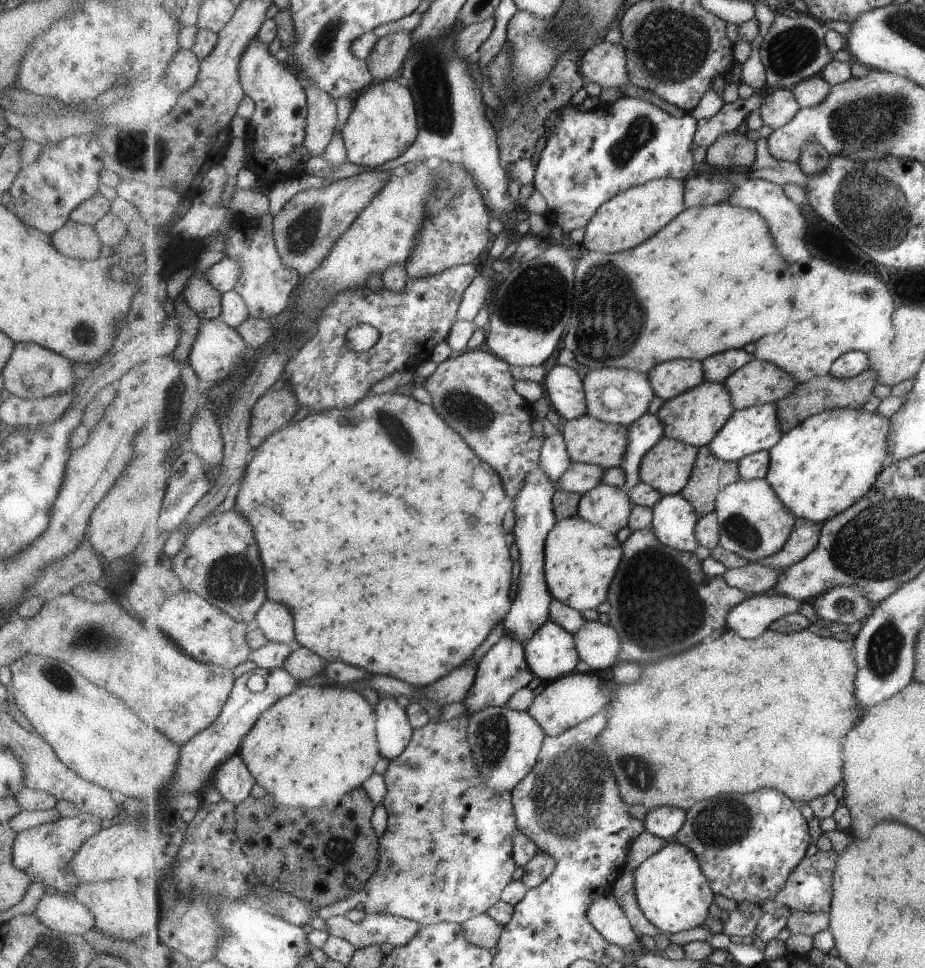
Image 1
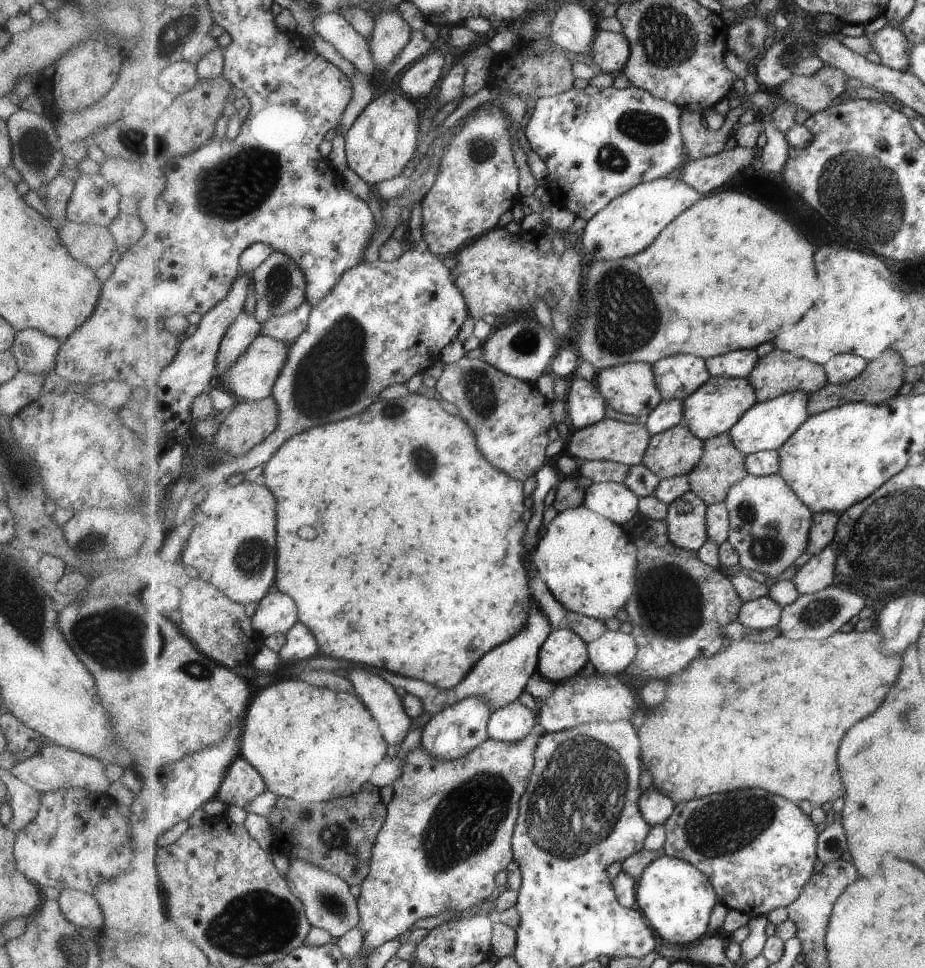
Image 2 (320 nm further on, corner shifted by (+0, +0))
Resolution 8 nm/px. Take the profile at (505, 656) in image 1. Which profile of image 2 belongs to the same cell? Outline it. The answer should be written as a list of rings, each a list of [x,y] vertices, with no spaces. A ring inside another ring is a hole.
[[[469,697],[455,703],[441,713],[432,716],[432,719],[425,724],[422,747],[431,753],[431,756],[439,757],[444,761],[463,758],[490,738],[488,724],[492,712],[492,707],[483,697]]]

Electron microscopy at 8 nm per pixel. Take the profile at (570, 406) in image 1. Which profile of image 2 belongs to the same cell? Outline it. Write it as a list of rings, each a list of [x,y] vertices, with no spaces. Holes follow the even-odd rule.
[[[575,379],[565,398],[570,422],[577,429],[593,426],[605,419],[606,397],[599,390],[596,380]]]

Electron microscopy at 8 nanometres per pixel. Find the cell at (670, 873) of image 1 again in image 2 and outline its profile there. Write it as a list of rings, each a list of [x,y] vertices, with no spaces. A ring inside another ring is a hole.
[[[663,854],[645,869],[637,881],[638,906],[661,938],[685,947],[709,932],[712,912],[720,900],[710,878],[694,864]]]

